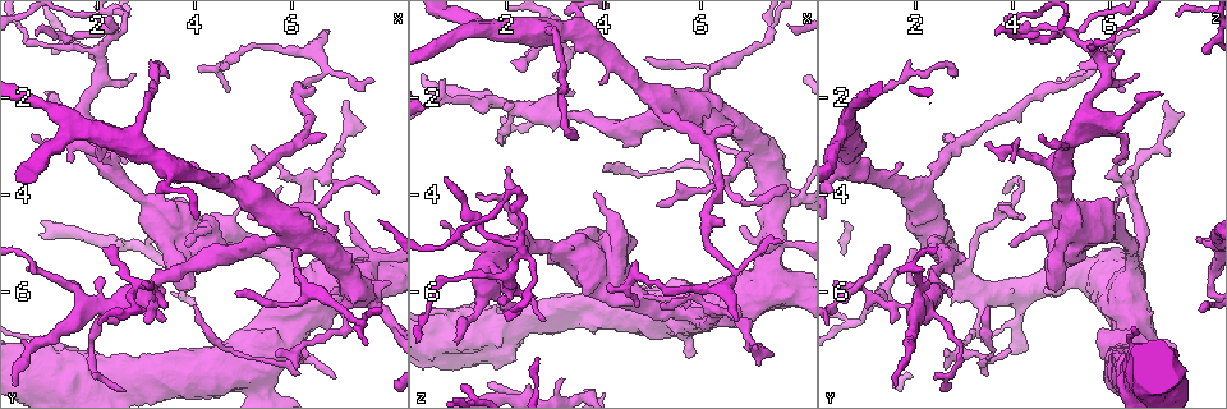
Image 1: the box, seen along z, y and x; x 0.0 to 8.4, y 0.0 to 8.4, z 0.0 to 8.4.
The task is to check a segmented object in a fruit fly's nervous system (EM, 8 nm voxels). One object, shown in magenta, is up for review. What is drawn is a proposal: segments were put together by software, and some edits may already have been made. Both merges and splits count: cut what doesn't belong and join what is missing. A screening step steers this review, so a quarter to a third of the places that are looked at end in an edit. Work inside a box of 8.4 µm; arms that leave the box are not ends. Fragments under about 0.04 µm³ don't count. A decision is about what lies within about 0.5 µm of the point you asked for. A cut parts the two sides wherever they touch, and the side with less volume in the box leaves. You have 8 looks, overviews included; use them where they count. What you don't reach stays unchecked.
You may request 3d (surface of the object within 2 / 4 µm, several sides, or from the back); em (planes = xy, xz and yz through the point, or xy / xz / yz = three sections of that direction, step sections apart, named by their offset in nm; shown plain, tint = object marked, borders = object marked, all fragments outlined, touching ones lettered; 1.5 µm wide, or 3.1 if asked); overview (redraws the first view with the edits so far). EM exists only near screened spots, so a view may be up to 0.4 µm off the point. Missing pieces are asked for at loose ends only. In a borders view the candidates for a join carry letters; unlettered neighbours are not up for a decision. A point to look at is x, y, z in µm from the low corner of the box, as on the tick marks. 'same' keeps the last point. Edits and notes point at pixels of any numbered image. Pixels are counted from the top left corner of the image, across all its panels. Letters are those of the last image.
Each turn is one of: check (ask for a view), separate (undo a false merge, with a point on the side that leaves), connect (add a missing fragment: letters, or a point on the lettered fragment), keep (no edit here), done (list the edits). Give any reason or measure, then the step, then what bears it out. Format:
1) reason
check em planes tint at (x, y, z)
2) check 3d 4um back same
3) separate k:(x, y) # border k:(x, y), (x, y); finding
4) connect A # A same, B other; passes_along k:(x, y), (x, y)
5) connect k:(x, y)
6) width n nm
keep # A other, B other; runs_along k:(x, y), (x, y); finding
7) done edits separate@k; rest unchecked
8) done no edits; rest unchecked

free end
check em xy step 8 plain at (0.75, 0.75, 3.65)

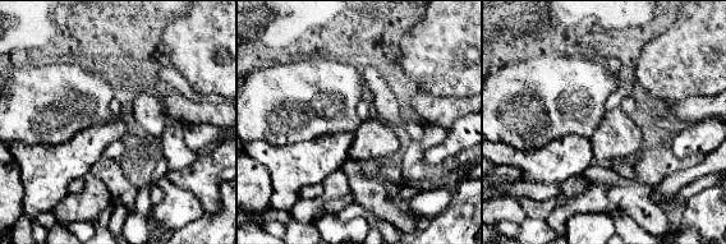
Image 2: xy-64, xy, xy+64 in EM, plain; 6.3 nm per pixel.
what lies round it
check em xy step 8 borders same

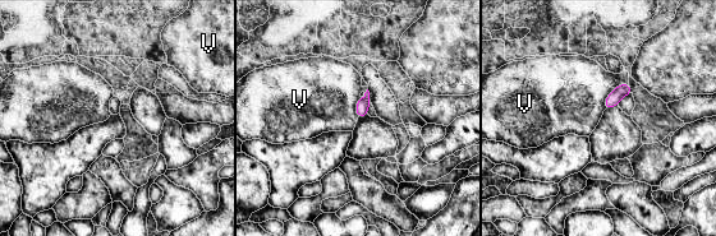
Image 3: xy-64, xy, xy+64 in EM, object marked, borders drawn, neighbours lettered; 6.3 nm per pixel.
keep # V other; border 3:(627, 82), (606, 97), (604, 109); none of them fits

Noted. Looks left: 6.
narrows sharply
check em planes tint at (2.35, 0.55, 4.50)

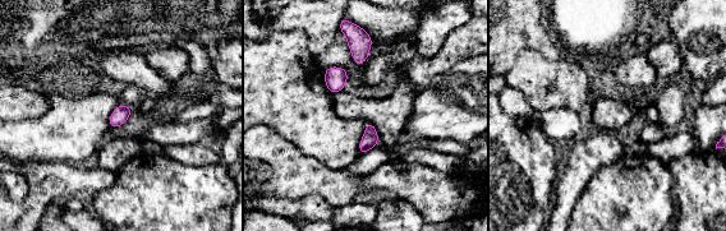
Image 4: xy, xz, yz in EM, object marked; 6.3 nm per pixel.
check em planes borders same

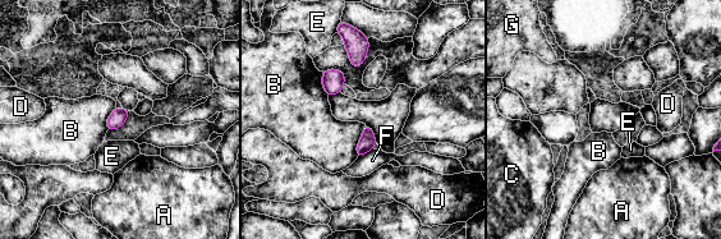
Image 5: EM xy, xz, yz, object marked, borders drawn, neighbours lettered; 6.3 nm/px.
keep # A other, B other, C other, D other, E other, F other, G other; one neuron here

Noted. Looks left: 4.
free end
check em xy step 4 tint at (5.75, 3.85, 6.15)

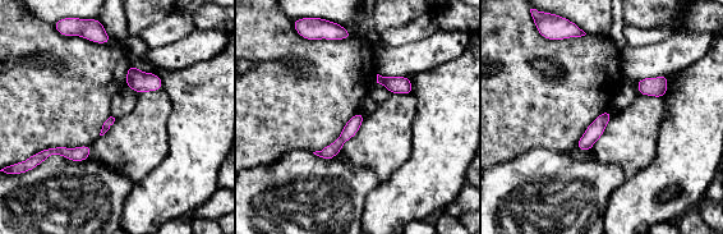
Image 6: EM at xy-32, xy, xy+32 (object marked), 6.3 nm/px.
see the neighbours
check em xy step 4 borders same

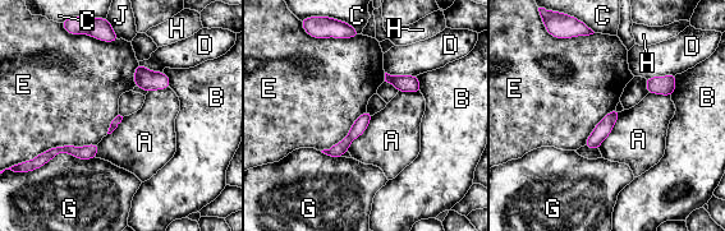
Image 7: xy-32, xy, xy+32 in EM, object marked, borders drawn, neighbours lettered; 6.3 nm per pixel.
keep # A other, B other, C other, D other, E other, G other, H other, J other; no lettered fragment goes on from it

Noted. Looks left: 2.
done no edits; rest unchecked

